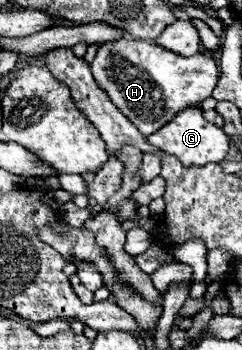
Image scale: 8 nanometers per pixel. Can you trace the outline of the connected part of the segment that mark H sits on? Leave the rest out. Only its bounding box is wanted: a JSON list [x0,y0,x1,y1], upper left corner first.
[90,37,216,137]

